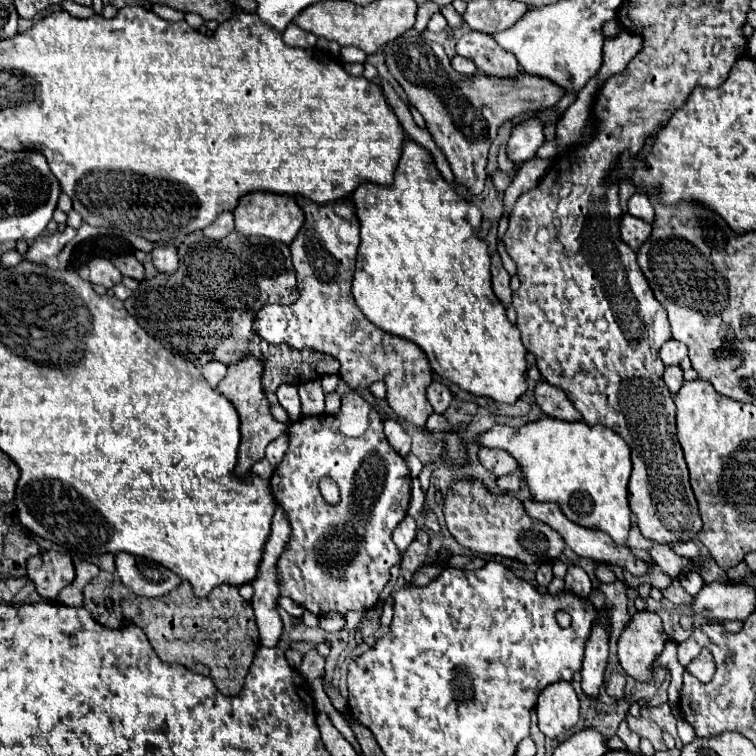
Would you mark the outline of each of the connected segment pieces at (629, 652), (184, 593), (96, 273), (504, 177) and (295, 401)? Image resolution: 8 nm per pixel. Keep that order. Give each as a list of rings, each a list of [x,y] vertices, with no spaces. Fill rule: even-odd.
[[[638,612],[618,642],[618,658],[628,676],[638,682],[652,682],[652,666],[664,650],[666,632],[654,612]]]
[[[182,580],[176,590],[160,598],[130,596],[120,606],[124,616],[146,632],[152,648],[164,662],[176,662],[190,672],[212,678],[226,696],[236,696],[242,690],[248,666],[260,648],[260,638],[254,608],[240,596],[238,588],[224,584],[200,600],[192,596],[190,584]]]
[[[92,258],[88,262],[88,268],[90,268],[90,278],[88,280],[92,284],[100,284],[104,288],[112,288],[114,284],[122,282],[120,270],[106,258]]]
[[[496,170],[496,172],[492,174],[492,182],[494,182],[494,188],[496,188],[498,192],[504,192],[504,190],[510,186],[512,178],[510,178],[508,174],[504,174],[502,170]]]
[[[284,384],[278,388],[276,395],[280,406],[288,412],[288,422],[296,422],[302,416],[298,385]]]

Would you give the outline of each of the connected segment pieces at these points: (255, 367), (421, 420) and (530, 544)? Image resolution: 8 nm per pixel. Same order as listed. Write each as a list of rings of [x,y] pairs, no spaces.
[[[248,356],[244,360],[240,360],[238,364],[230,364],[226,378],[218,384],[218,392],[228,396],[228,400],[234,402],[234,406],[238,408],[238,414],[240,414],[242,442],[240,442],[238,464],[236,464],[236,474],[238,476],[244,476],[252,468],[254,462],[264,458],[266,444],[270,444],[274,438],[278,438],[280,434],[284,434],[288,430],[288,424],[276,422],[270,414],[270,404],[268,404],[264,388],[262,388],[262,372],[264,372],[262,362],[254,356]]]
[[[302,196],[294,198],[306,214],[302,230],[290,244],[300,296],[290,306],[264,306],[254,320],[256,334],[270,344],[286,342],[298,350],[314,348],[332,354],[342,364],[340,376],[354,390],[368,388],[382,380],[388,386],[386,400],[394,412],[414,426],[424,426],[432,414],[432,406],[426,398],[426,388],[432,382],[432,370],[424,352],[416,344],[374,326],[360,312],[352,296],[356,252],[360,244],[360,222],[356,214],[352,216],[352,202],[338,200],[332,204],[316,204]]]
[[[454,480],[444,496],[444,516],[450,534],[464,548],[482,554],[496,554],[520,560],[524,564],[540,564],[544,560],[554,562],[562,556],[564,540],[548,524],[530,518],[524,512],[522,502],[512,494],[494,496],[486,490],[482,480]]]

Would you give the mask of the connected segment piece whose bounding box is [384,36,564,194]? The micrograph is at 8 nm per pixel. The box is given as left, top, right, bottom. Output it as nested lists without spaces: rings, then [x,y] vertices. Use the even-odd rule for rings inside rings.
[[[422,36],[398,38],[384,46],[384,54],[392,76],[404,88],[408,102],[424,116],[426,128],[450,162],[454,182],[468,188],[470,194],[480,194],[484,188],[486,158],[498,126],[514,114],[522,116],[526,112],[548,110],[564,94],[550,80],[526,72],[518,72],[514,78],[464,76],[452,68],[440,44],[424,40]]]

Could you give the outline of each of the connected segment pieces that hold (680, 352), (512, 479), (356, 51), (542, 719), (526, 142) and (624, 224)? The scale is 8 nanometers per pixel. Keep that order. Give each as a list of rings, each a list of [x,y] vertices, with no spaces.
[[[668,340],[662,344],[662,350],[660,350],[660,358],[662,362],[668,366],[668,364],[680,364],[682,358],[686,358],[686,344],[678,342],[678,340]]]
[[[520,468],[516,472],[509,475],[504,475],[497,479],[497,485],[504,490],[504,492],[516,492],[520,487],[522,480],[522,471]]]
[[[346,46],[340,50],[340,60],[344,60],[344,62],[366,62],[366,54],[360,48]]]
[[[554,682],[548,688],[544,688],[536,702],[536,714],[538,714],[538,726],[548,738],[558,738],[562,732],[570,730],[578,722],[578,696],[570,682]]]
[[[530,116],[522,124],[512,128],[512,136],[508,140],[508,156],[510,160],[520,166],[536,156],[536,150],[544,142],[544,124],[540,118]]]
[[[626,214],[622,216],[620,220],[620,234],[622,234],[622,240],[632,248],[632,250],[638,250],[652,234],[652,226],[650,224],[644,224],[644,220],[636,220],[634,216]]]

